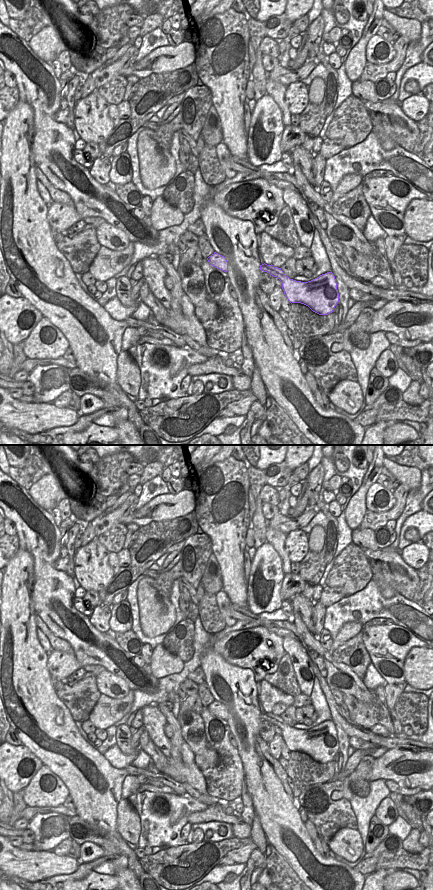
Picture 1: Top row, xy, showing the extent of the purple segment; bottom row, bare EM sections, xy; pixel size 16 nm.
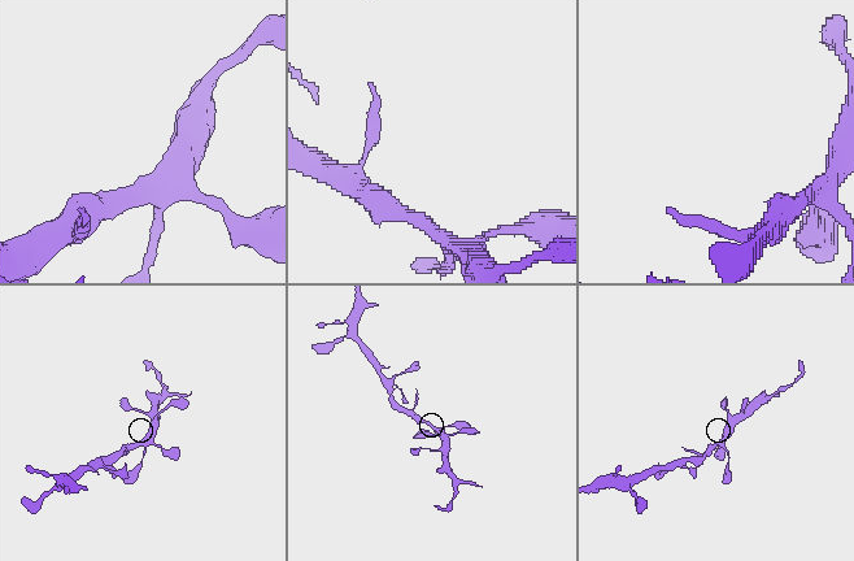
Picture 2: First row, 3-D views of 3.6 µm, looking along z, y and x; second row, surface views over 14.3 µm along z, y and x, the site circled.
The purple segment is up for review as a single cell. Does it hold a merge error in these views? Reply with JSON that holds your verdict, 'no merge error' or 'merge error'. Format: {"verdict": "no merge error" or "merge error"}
{"verdict": "no merge error"}

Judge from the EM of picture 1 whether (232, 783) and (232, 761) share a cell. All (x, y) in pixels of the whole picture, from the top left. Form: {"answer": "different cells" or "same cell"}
{"answer": "same cell"}

